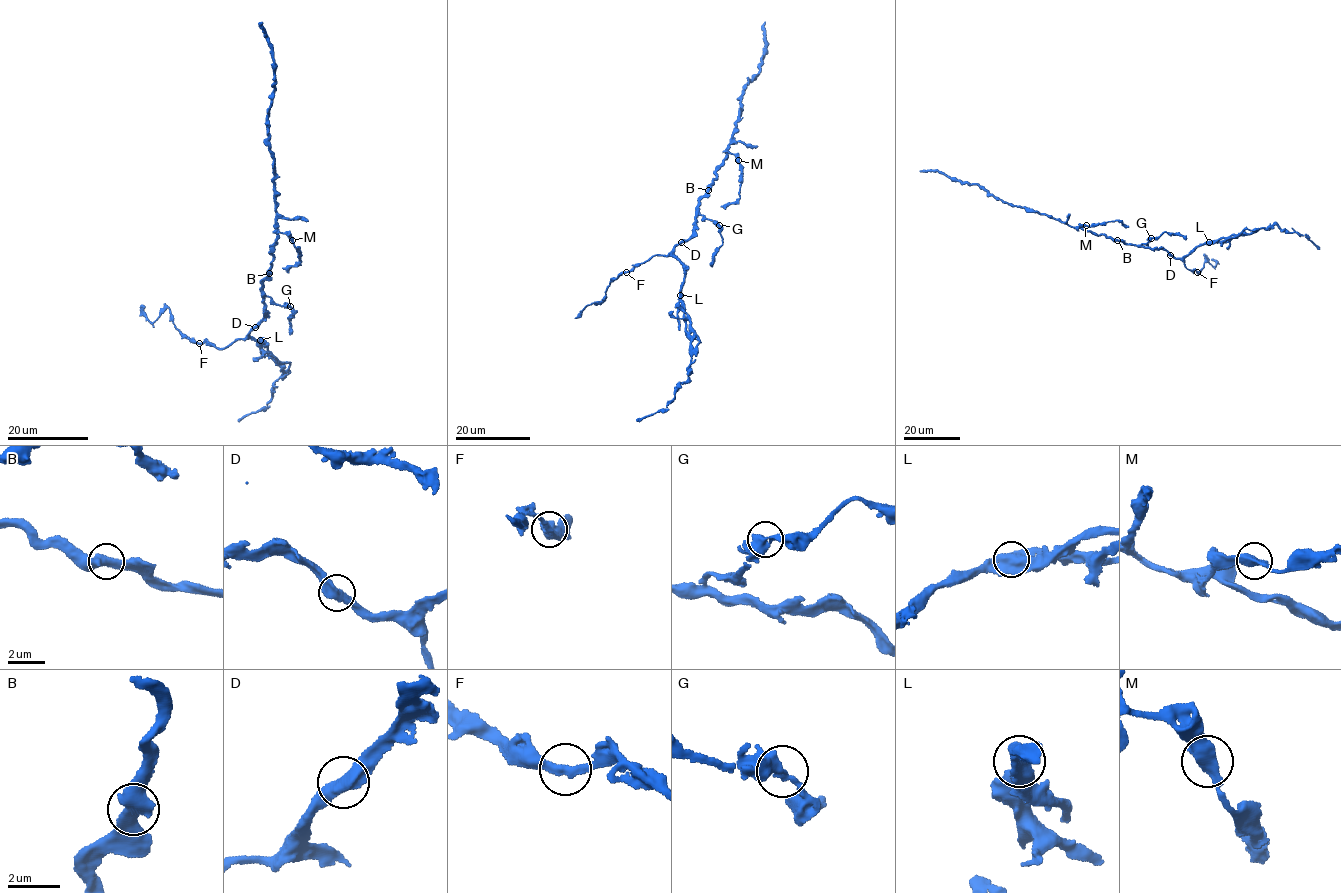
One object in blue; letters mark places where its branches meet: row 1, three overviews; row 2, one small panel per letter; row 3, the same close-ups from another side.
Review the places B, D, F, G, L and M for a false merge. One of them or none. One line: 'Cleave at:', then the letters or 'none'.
Cleave at: L

